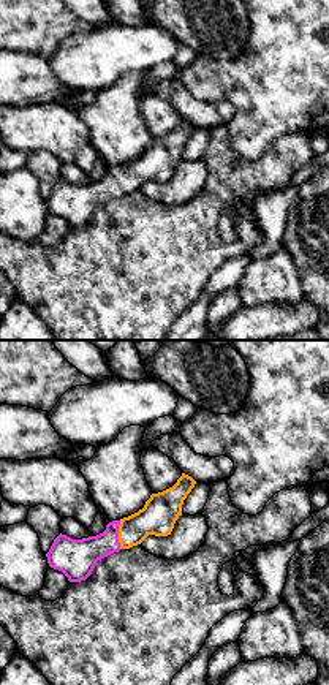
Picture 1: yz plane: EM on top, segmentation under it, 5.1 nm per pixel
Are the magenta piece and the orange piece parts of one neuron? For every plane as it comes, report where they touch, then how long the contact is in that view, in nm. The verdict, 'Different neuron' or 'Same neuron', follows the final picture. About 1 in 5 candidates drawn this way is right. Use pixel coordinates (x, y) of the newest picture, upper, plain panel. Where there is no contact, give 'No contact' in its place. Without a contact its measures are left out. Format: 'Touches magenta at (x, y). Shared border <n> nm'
Touches magenta at (117, 181). Shared border 140 nm

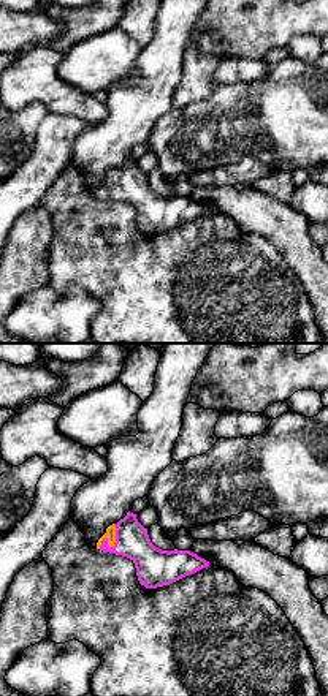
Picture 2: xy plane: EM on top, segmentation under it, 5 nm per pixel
Touches magenta at (114, 190). Shared border 150 nm

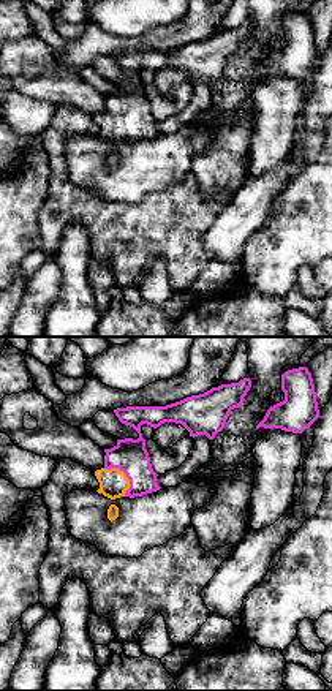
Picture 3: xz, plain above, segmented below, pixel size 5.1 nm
Touches magenta at (125, 119). Shared border 190 nm

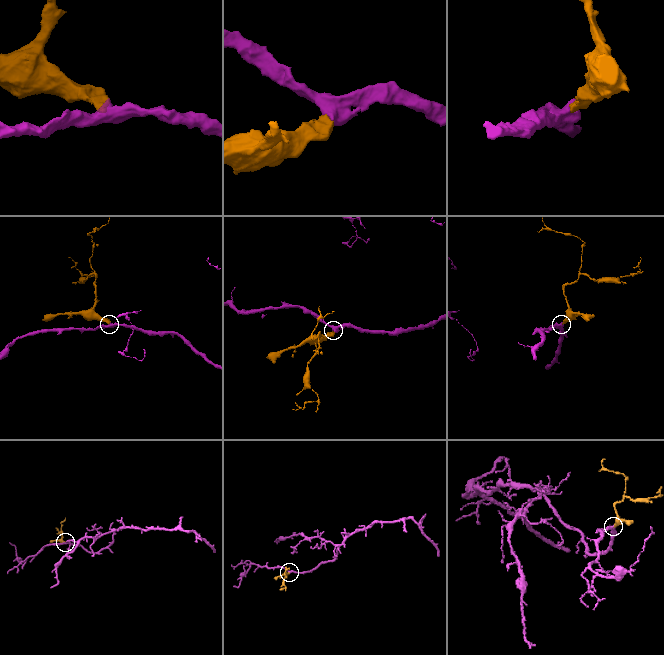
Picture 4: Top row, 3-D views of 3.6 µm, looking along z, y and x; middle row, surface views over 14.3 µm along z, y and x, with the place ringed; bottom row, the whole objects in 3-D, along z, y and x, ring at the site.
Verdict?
Same neuron

